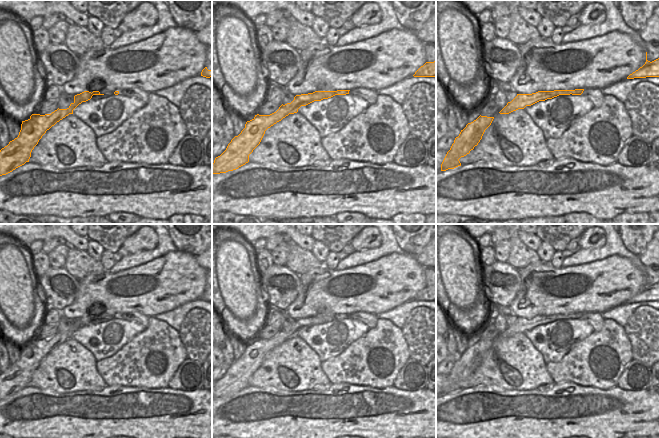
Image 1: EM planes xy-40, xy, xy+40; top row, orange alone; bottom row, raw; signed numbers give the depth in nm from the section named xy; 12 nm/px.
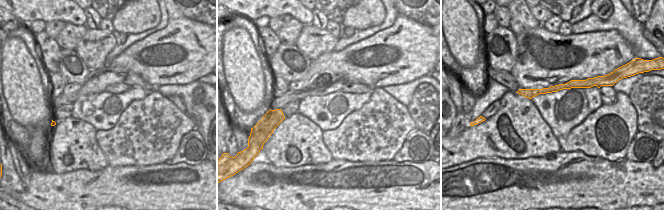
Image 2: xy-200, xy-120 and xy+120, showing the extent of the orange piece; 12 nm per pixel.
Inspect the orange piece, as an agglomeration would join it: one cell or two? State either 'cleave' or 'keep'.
keep

